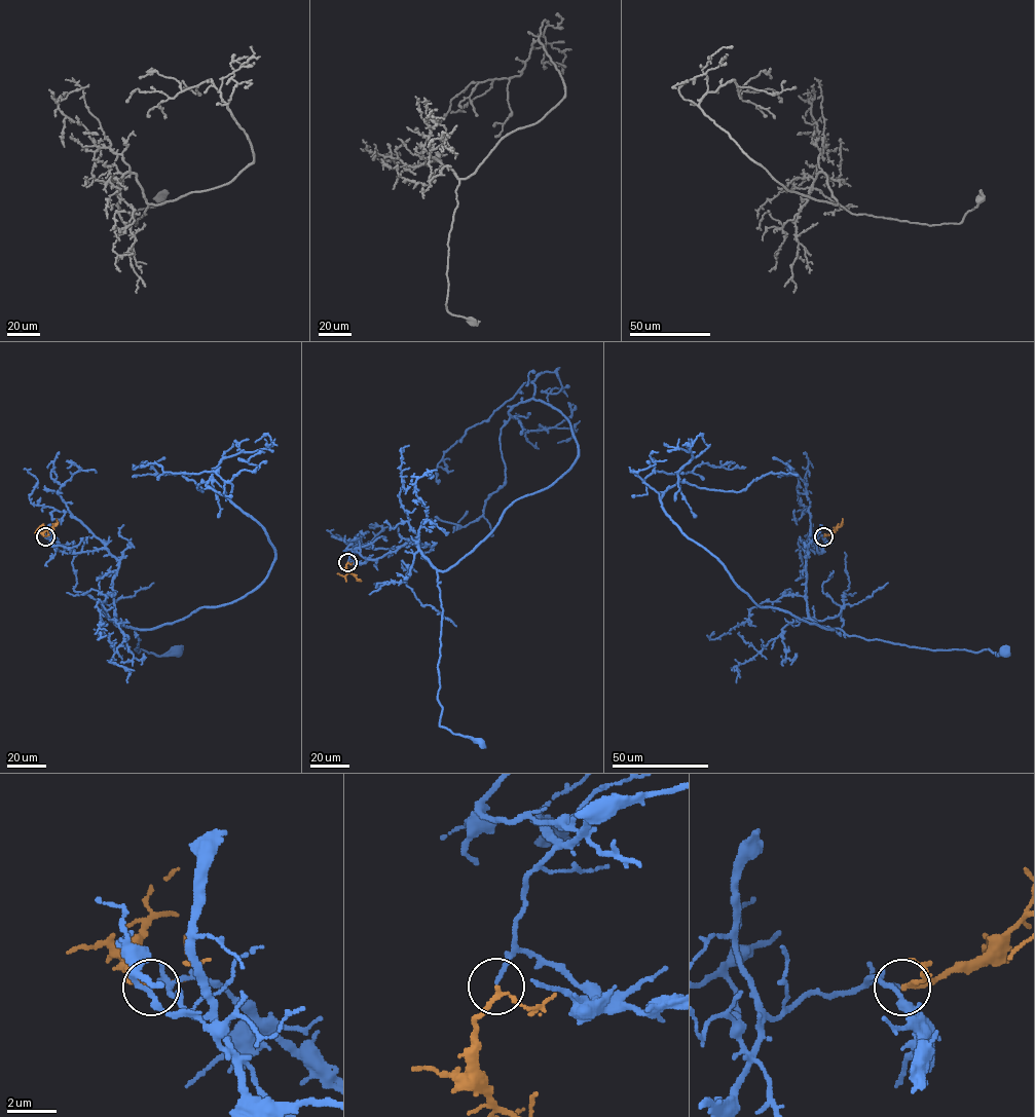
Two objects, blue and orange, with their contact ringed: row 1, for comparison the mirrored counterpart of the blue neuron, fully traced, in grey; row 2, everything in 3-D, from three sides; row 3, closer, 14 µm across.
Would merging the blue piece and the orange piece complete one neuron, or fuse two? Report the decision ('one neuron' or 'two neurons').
one neuron

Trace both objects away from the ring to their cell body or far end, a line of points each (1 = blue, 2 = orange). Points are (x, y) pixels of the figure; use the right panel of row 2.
1: (823, 536), (821, 553), (805, 549), (807, 616), (817, 625), (910, 646), (1001, 652)
2: (823, 536), (840, 526), (842, 518)

